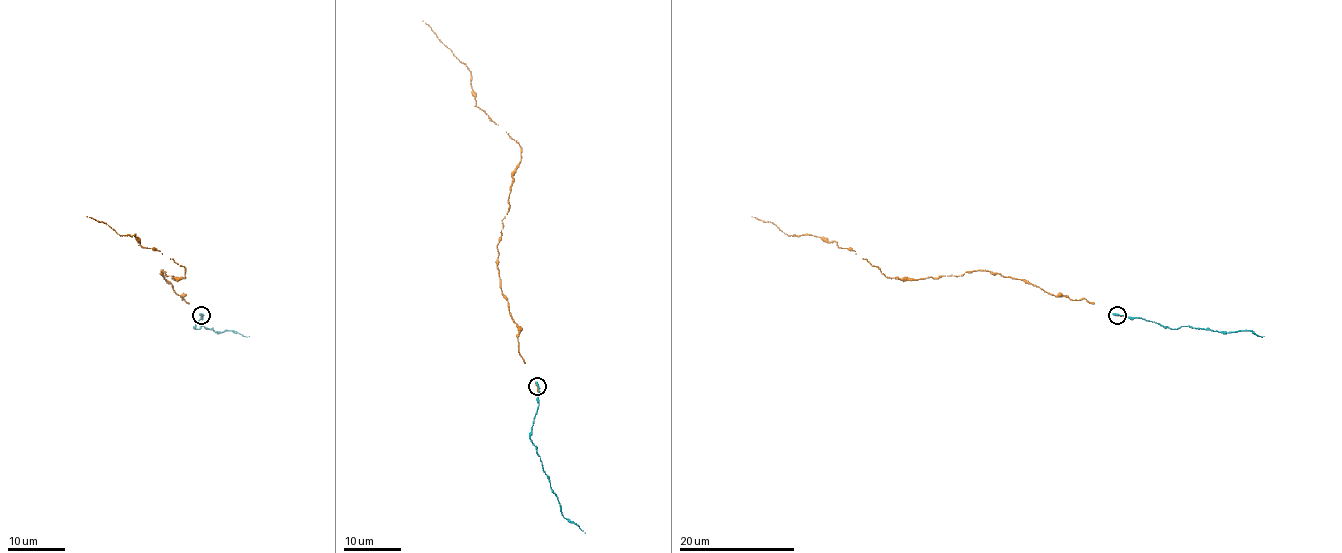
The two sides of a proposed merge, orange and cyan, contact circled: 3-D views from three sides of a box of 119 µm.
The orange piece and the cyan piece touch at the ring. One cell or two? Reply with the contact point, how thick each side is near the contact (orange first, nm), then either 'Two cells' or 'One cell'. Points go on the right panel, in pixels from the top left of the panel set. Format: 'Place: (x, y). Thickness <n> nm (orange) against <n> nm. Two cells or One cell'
Place: (1117, 315). Thickness 260 nm (orange) against 320 nm. One cell

